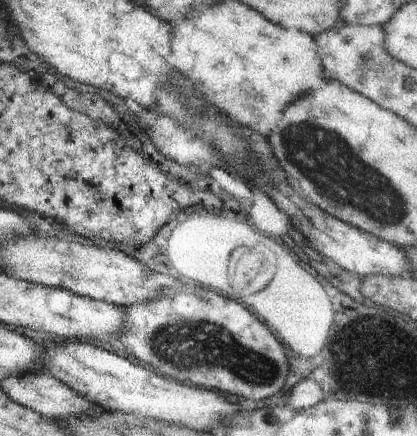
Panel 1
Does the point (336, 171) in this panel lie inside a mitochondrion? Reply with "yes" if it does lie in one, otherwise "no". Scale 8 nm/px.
yes

